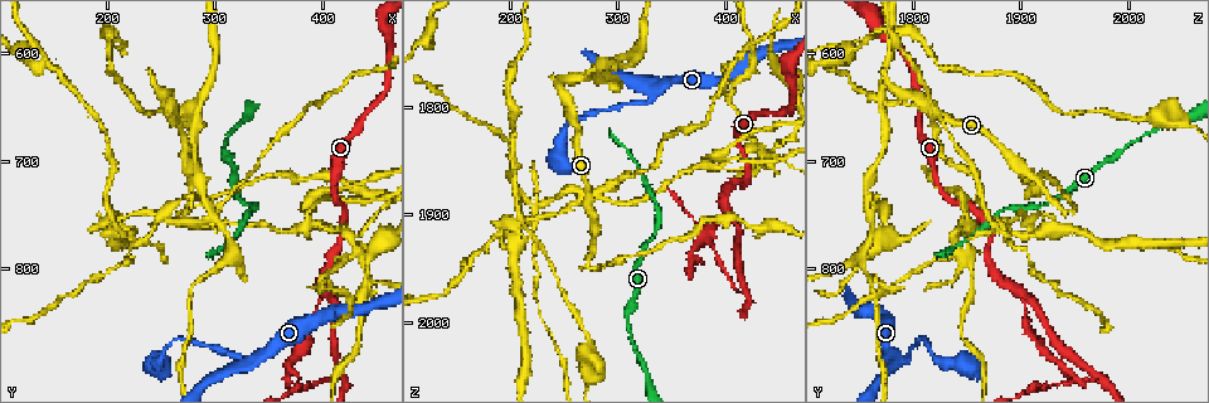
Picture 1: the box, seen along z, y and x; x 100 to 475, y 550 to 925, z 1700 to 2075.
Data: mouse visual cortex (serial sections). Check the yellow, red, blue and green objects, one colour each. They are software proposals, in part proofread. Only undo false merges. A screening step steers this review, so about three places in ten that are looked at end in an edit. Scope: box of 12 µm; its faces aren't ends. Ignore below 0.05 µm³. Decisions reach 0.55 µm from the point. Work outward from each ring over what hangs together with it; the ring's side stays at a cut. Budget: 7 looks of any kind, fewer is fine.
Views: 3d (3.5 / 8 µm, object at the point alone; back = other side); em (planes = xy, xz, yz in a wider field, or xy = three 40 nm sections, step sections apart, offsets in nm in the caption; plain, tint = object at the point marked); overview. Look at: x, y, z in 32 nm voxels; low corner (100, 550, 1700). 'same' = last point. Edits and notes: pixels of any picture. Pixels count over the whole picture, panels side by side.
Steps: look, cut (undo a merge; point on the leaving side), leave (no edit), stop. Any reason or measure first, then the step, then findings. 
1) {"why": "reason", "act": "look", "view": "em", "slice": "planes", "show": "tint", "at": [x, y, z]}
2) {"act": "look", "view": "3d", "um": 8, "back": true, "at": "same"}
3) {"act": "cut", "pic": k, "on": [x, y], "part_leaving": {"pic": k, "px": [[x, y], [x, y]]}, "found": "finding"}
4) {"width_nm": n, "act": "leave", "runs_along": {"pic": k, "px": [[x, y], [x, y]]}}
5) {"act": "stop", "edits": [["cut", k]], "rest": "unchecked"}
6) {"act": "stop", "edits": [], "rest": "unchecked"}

{"why": "three-way junction", "act": "look", "view": "3d", "um": 8, "at": [406, 822, 1902]}

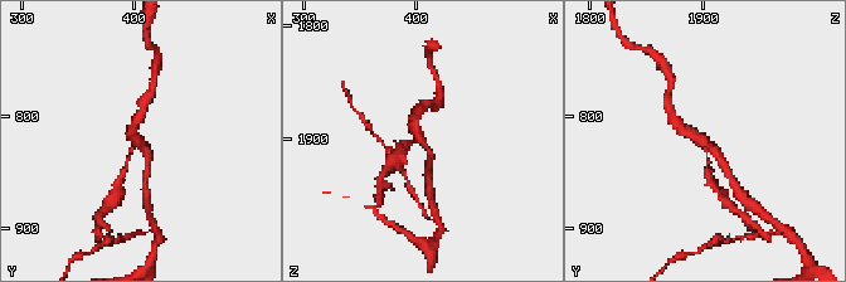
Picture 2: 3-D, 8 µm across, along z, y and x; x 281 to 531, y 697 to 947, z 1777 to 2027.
{"arms": 3, "arm_widths_nm": [100, 200, 250], "act": "look", "view": "em", "slice": "xy", "step": 3, "show": "tint", "at": [404, 826, 1900]}

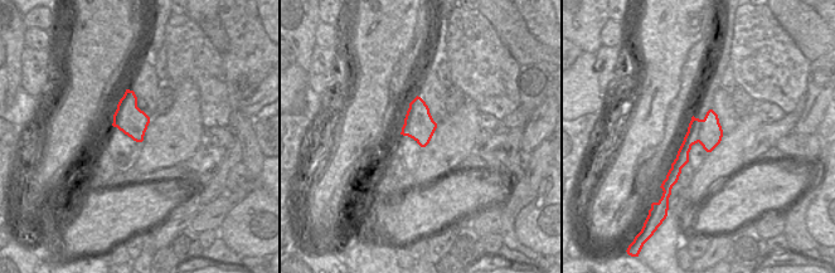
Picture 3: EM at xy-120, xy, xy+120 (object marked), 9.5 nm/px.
{"act": "cut", "pic": 2, "on": [708, 170], "part_leaving": {"pic": 2, "px": [[706, 146], [706, 175], [716, 191]]}, "found": "a second cell is stuck on"}

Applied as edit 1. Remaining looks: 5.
{"why": "branch point", "act": "look", "view": "3d", "um": 3.5, "at": [418, 898, 1972]}

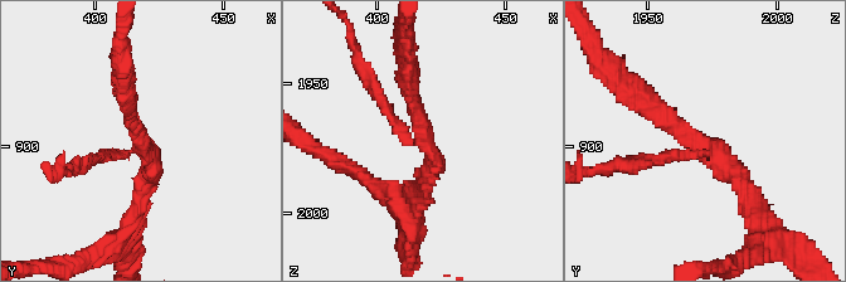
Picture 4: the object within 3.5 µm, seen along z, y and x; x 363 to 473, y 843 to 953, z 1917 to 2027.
{"arms": 3, "arm_widths_nm": [150, 200, 250], "why": "shape alone is not enough", "act": "look", "view": "em", "slice": "xy", "step": 2, "show": "plain", "at": [417, 898, 1970]}

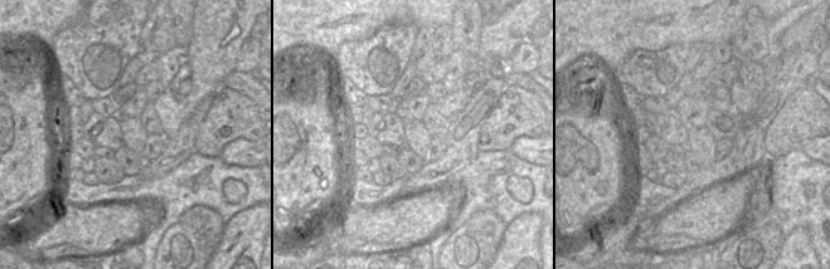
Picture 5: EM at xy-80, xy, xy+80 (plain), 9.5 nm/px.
{"act": "look", "view": "em", "slice": "xy", "step": 2, "show": "tint", "at": "same"}

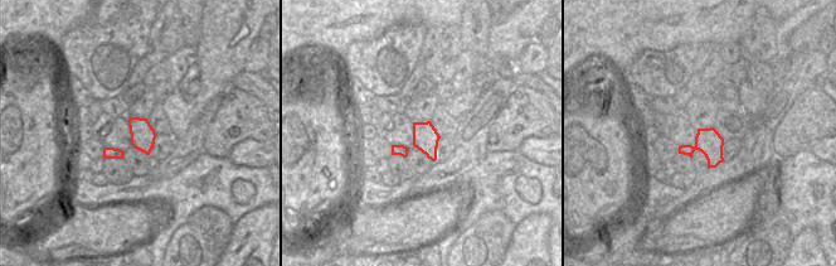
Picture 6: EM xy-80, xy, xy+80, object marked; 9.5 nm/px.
{"width_nm": 240, "act": "cut", "pic": 4, "on": [382, 98], "part_leaving": {"pic": 4, "px": [[409, 140], [355, 59], [351, 37]]}, "found": "two cells meet here"}

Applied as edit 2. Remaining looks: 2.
{"act": "stop", "edits": [["cut", 2], ["cut", 4]], "rest": "unchecked"}

